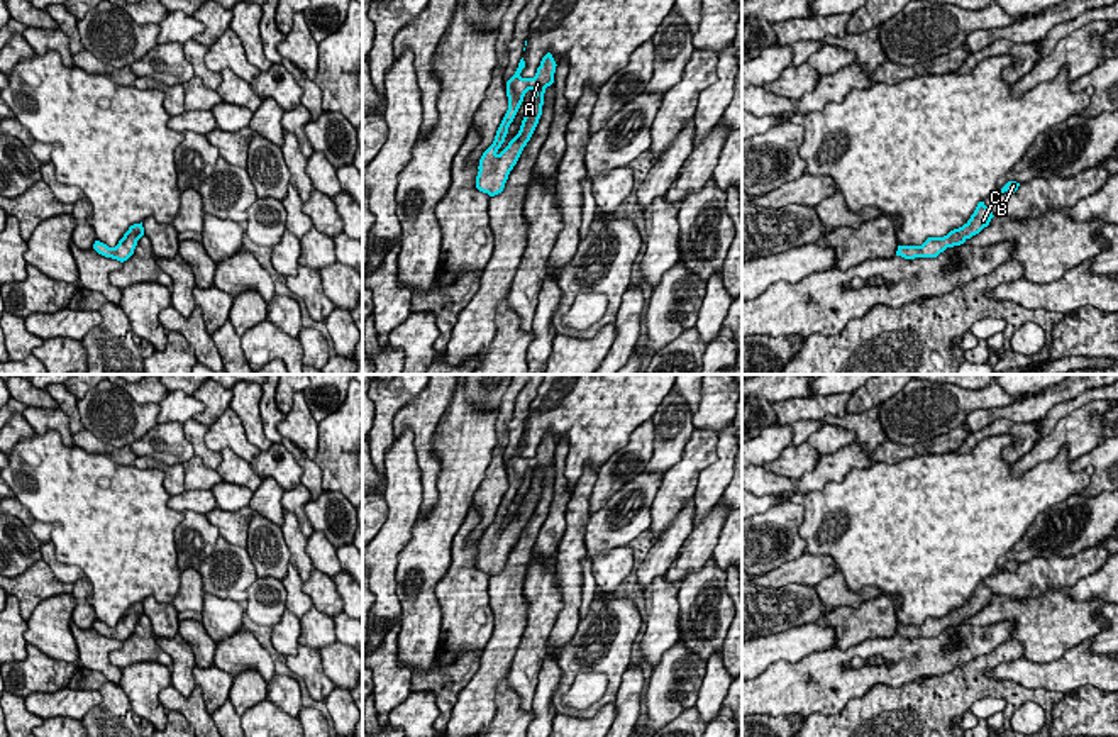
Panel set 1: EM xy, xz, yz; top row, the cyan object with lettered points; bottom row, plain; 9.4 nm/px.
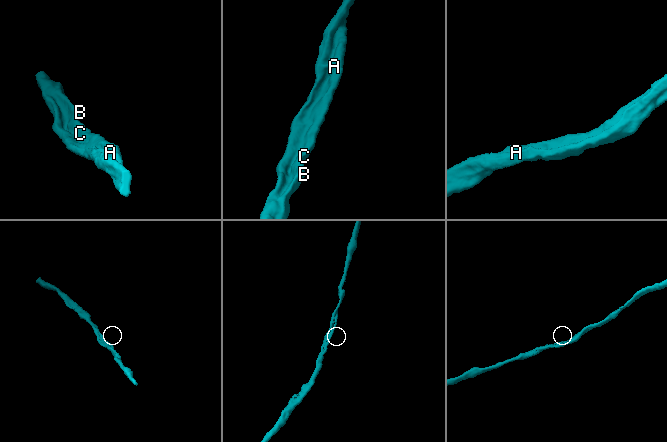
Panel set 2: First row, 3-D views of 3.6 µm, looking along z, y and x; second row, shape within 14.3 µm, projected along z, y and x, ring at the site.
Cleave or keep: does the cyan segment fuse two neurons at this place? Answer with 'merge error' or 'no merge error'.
no merge error

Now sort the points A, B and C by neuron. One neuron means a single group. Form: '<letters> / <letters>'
A B C

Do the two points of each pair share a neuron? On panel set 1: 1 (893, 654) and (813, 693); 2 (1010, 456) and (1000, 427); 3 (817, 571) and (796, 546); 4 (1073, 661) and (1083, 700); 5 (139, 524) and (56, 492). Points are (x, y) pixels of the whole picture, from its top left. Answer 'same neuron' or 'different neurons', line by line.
1: same neuron
2: same neuron
3: different neurons
4: different neurons
5: same neuron

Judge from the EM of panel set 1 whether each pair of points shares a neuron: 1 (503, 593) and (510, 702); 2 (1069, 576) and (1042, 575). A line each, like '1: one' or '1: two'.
1: two
2: one

